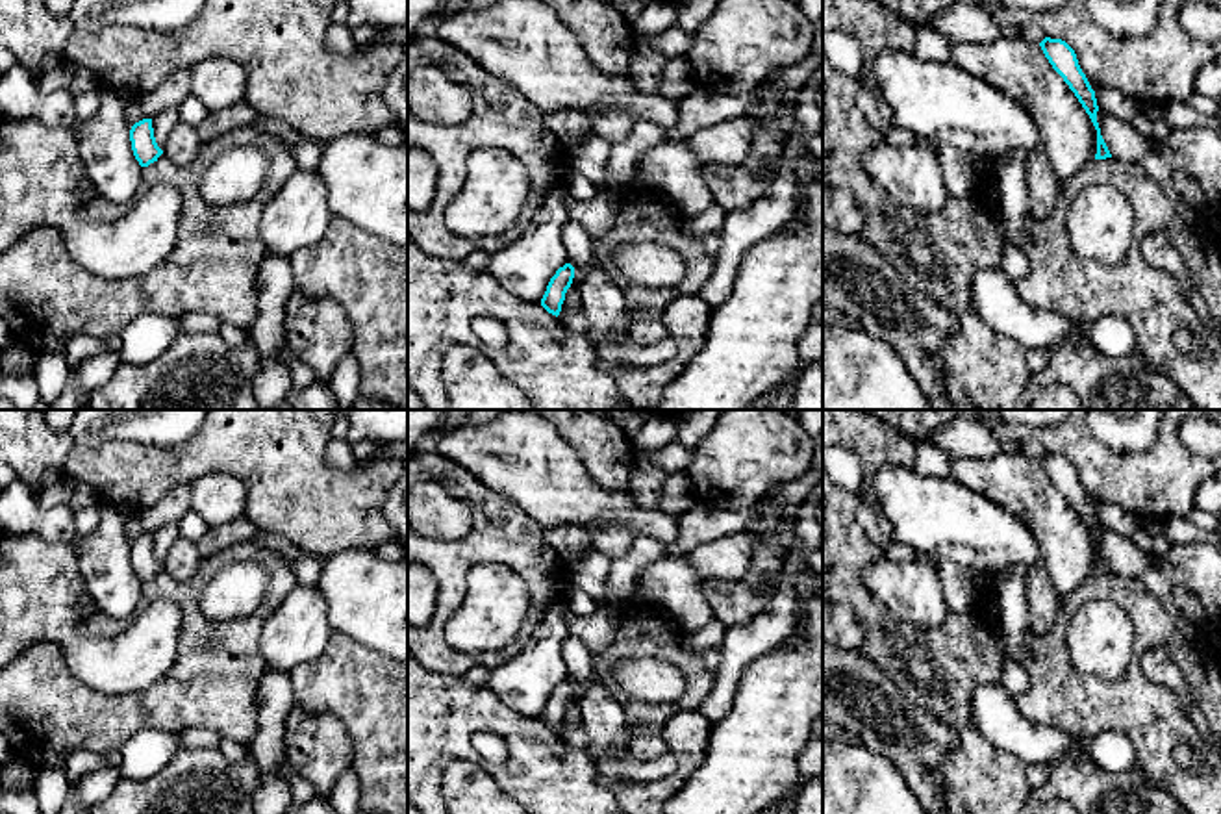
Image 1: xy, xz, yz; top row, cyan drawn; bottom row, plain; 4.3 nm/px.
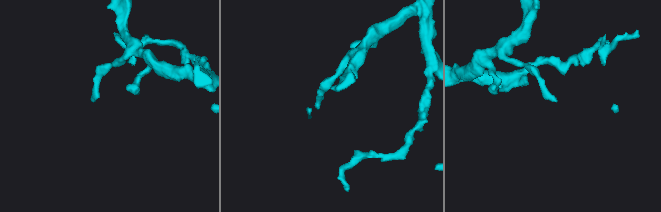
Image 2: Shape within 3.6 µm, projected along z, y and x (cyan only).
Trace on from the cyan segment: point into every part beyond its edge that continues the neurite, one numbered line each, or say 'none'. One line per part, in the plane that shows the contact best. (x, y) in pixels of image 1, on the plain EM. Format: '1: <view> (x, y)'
none

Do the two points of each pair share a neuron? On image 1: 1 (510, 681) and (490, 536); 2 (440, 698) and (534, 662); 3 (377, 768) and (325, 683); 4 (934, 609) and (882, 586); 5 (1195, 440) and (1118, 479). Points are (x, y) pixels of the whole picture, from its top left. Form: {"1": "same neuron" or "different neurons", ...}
{"1": "different neurons", "2": "different neurons", "3": "same neuron", "4": "same neuron", "5": "different neurons"}

